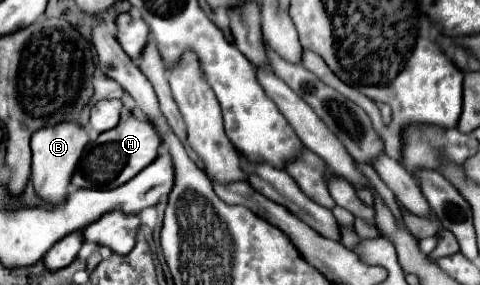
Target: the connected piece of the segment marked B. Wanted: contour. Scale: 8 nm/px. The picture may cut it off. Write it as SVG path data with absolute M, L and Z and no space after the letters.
M59 123L55 127L43 127L33 135L33 139L31 139L31 149L33 149L31 181L33 181L35 193L45 203L59 205L59 203L63 203L63 199L67 199L71 175L75 173L75 167L79 165L79 159L81 159L87 143L89 143L89 135L77 123Z

